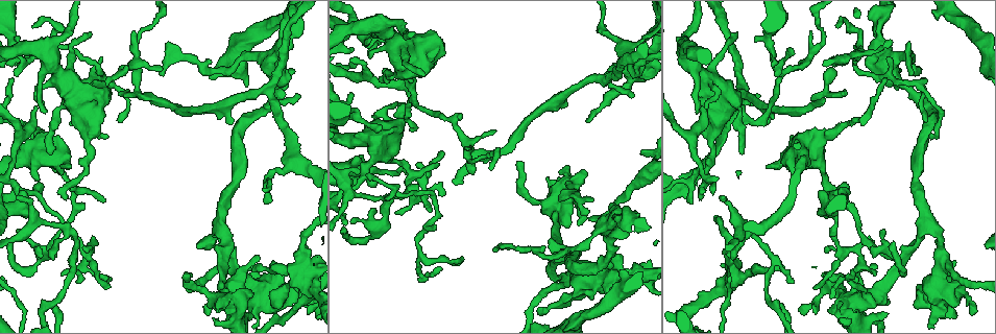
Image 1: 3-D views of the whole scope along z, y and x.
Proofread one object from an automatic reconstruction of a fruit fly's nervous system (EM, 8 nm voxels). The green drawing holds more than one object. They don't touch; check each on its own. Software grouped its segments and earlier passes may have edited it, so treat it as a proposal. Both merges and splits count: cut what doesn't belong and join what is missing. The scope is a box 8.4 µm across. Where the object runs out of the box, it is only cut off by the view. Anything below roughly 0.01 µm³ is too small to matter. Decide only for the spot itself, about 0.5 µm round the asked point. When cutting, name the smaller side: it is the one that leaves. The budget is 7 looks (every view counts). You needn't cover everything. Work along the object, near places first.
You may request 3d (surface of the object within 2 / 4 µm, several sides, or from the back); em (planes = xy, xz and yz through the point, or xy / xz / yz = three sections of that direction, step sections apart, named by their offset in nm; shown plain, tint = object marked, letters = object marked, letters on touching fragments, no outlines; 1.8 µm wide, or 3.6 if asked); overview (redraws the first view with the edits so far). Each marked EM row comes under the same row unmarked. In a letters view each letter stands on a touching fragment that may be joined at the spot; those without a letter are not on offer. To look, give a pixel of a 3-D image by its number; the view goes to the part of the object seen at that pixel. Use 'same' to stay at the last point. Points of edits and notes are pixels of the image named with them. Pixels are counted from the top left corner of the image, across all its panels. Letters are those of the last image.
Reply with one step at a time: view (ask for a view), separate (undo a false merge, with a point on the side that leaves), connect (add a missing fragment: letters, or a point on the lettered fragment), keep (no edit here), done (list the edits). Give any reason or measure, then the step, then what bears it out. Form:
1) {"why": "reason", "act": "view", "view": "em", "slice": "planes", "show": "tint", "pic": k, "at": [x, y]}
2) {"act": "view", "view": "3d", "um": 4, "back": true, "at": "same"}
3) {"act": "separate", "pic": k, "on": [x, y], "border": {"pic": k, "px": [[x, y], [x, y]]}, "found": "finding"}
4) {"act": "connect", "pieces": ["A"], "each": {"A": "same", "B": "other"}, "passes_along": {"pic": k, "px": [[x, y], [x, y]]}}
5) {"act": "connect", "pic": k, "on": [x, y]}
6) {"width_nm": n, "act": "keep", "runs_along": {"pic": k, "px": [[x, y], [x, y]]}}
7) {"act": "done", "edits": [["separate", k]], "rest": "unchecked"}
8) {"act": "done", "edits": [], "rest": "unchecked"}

{"why": "abrupt turn", "act": "view", "view": "em", "um": 3.6, "slice": "xy", "step": 8, "show": "tint", "pic": 1, "at": [298, 296]}

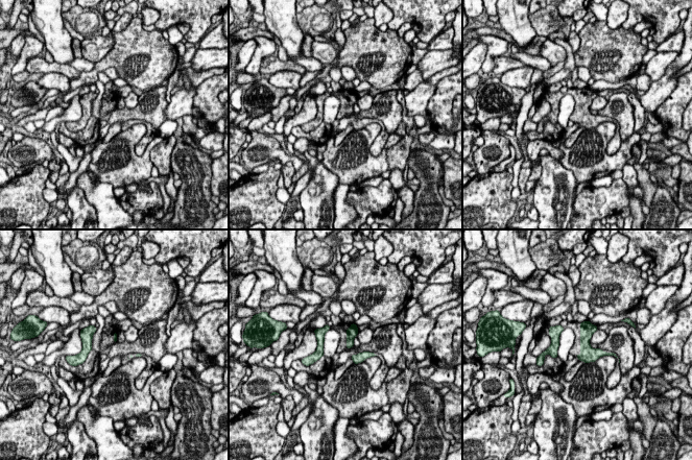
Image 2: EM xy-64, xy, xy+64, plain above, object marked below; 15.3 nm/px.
{"act": "view", "view": "em", "um": 3.6, "slice": "xz", "step": 4, "show": "tint", "at": "same"}

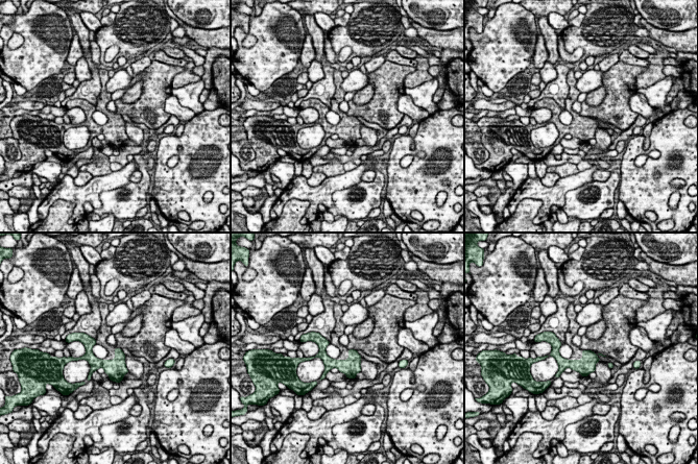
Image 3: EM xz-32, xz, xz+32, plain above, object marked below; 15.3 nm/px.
{"why": "what lies round it", "act": "view", "view": "em", "um": 3.6, "slice": "xz", "step": 4, "show": "letters", "at": "same"}

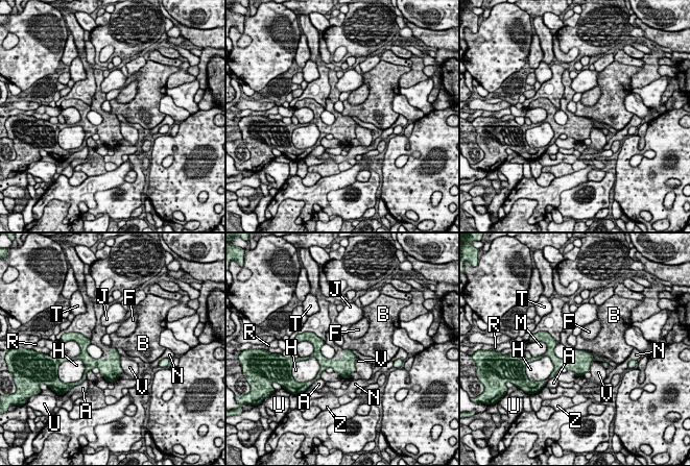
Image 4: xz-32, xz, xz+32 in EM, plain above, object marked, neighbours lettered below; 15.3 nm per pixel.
{"act": "keep", "each": {"A": "other", "B": "other", "F": "other", "H": "other", "J": "other", "M": "other", "N": "other", "R": "other", "T": "other", "U": "other", "V": "other", "Z": "other"}, "border": {"pic": 4, "px": [[577, 349], [586, 349], [588, 351]]}, "found": "continuous, no second cell"}

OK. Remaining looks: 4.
{"why": "closes a loop", "act": "view", "view": "3d", "um": 2, "pic": 1, "at": [700, 104]}

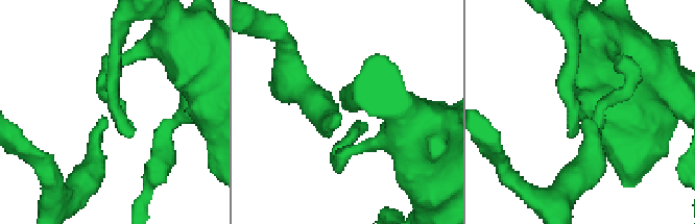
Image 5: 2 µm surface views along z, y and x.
{"why": "need the tissue", "act": "view", "view": "em", "slice": "xz", "step": 4, "show": "tint", "pic": 5, "at": [577, 115]}

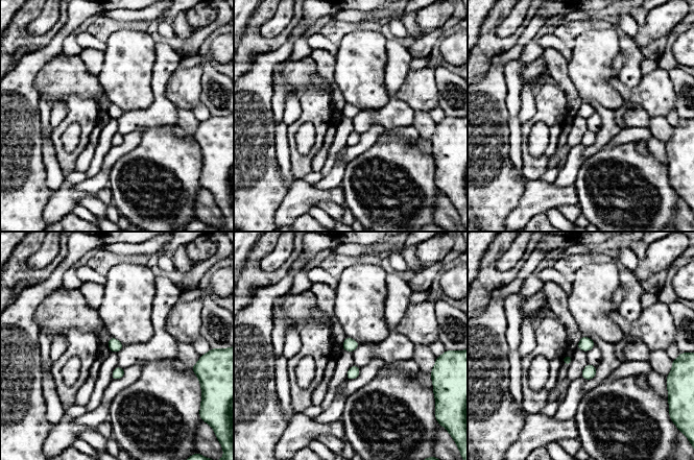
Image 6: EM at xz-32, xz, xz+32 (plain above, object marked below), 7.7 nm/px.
{"act": "view", "view": "em", "slice": "planes", "show": "letters", "at": "same"}

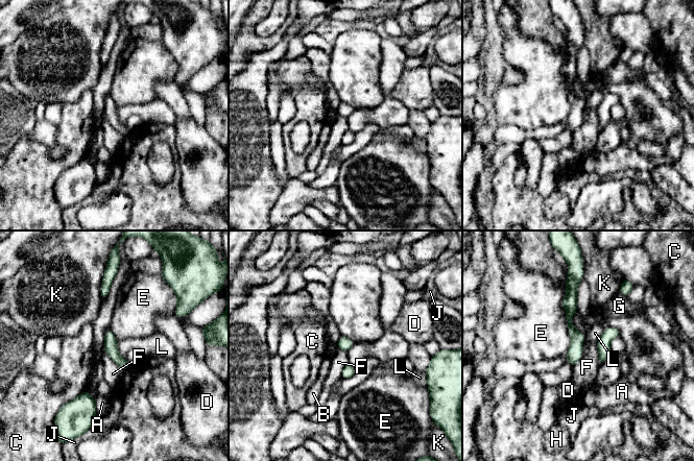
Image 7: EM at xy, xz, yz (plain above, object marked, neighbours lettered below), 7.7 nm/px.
{"longest_contact_nm": ["E", 550], "act": "keep", "each": {"A": "other", "B": "other", "C": "other", "D": "other", "E": "other", "F": "other", "G": "other", "H": "other", "J": "other", "K": "other", "L": "other"}, "border": {"pic": 7, "px": [[596, 343], [600, 365]]}, "found": "one cell here"}

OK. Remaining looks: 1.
{"why": "thin end", "act": "view", "view": "em", "slice": "planes", "show": "letters", "pic": 1, "at": [118, 93]}

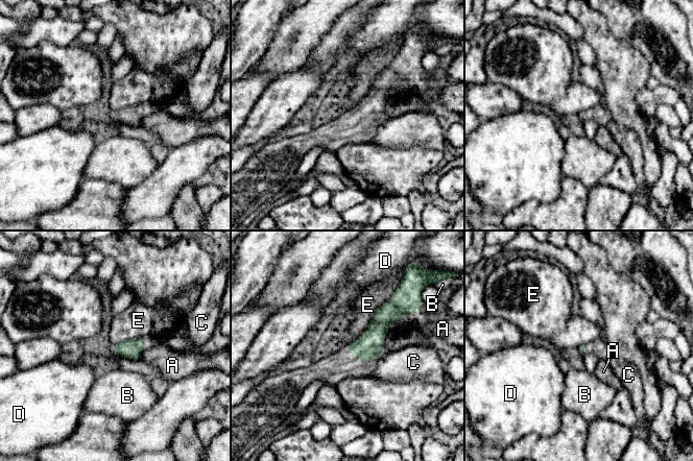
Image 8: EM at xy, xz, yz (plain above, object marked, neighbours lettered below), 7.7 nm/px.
{"longest_contact_nm": ["E", 500], "act": "keep", "each": {"A": "other", "B": "other", "C": "other", "D": "other", "E": "other"}, "border": {"pic": 8, "px": [[393, 291], [368, 326], [351, 342]]}, "found": "none of them fits"}

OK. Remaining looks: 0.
{"act": "done", "edits": [], "rest": "unchecked"}

